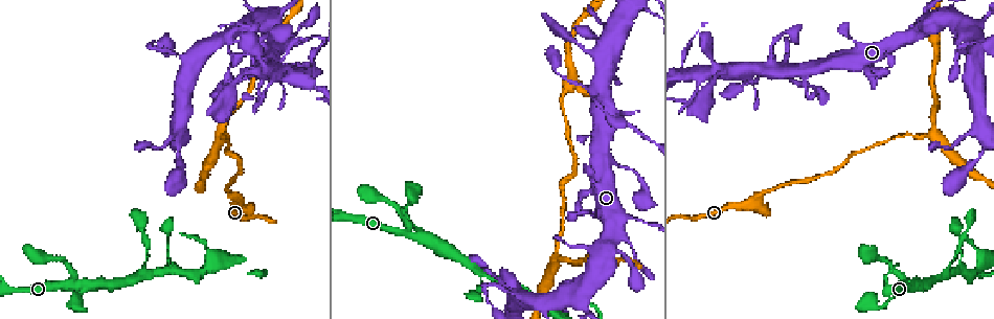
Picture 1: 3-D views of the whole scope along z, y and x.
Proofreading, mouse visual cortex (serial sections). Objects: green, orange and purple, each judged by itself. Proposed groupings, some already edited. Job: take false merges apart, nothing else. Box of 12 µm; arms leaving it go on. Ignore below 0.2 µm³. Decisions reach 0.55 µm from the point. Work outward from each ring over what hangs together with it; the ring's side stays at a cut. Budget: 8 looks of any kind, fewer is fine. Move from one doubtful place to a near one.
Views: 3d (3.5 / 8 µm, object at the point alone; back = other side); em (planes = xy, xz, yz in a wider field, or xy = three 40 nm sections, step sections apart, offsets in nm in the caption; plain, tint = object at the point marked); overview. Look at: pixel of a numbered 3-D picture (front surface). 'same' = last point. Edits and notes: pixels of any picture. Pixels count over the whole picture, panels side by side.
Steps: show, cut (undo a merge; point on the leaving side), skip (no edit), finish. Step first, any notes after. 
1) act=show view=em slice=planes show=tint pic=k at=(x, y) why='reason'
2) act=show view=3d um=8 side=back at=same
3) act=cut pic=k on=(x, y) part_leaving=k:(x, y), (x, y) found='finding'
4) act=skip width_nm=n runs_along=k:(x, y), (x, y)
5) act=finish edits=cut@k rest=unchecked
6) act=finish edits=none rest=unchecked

act=show view=3d um=8 pic=1 at=(973, 57) why='side arm on a straight run'

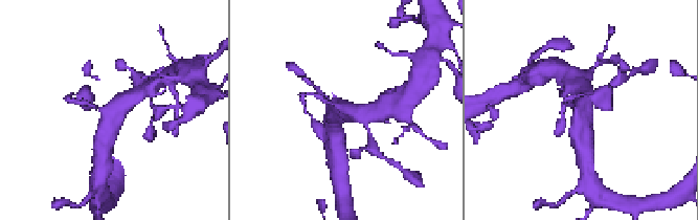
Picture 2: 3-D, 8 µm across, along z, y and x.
act=show view=em slice=xy step=1 show=tint pic=2 at=(109, 110) arms=3 arm_widths_nm=150,500,600

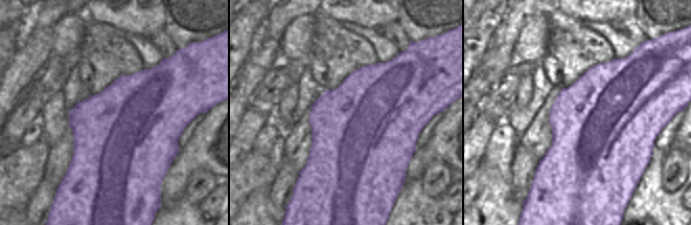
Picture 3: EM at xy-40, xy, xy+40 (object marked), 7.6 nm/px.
act=skip runs_along=2:(137, 93), (117, 110), (105, 142) found='continuous, no second cell'

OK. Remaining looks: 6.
act=show view=3d um=8 pic=1 at=(220, 133) why='branch point'

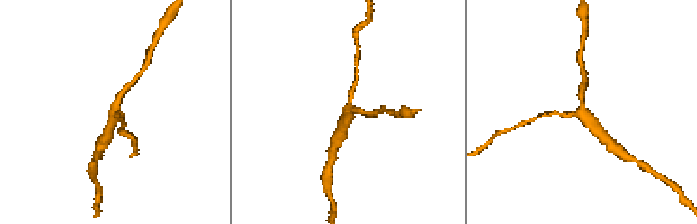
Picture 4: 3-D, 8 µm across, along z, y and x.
act=show view=3d um=3.5 pic=4 at=(112, 112)

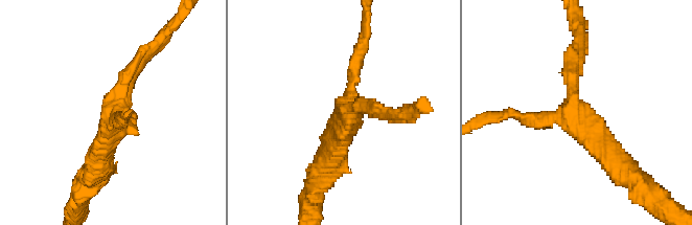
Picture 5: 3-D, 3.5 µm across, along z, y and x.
act=show view=em slice=planes show=tint pic=5 at=(569, 114) arms=3 arm_widths_nm=200,200,350 why='now the EM'

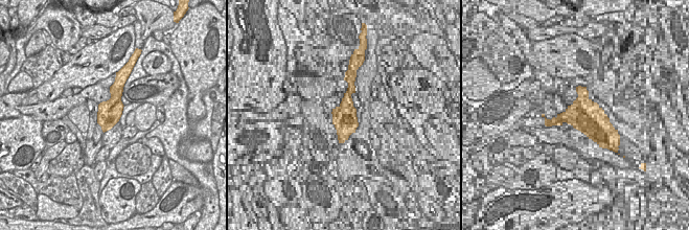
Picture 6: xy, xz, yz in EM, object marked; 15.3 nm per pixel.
act=skip width_nm=360 runs_along=5:(504, 116), (568, 113), (616, 161) found='continuous, no second cell'

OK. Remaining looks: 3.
act=show view=3d um=3.5 side=back pic=1 at=(603, 121)

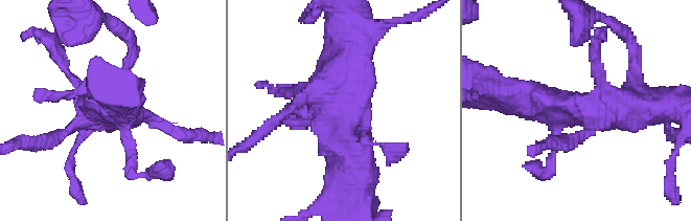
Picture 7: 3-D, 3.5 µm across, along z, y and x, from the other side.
act=show view=em slice=xy step=5 show=tint pic=7 at=(346, 105) why='now the EM'

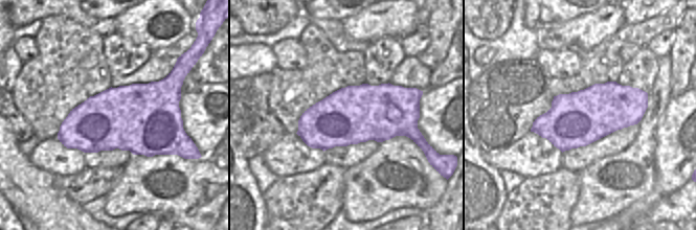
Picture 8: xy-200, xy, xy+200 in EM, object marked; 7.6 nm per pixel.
act=skip runs_along=7:(356, 173), (347, 147), (347, 37) found='all the same cell'

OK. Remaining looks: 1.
act=finish edits=none rest=unchecked

